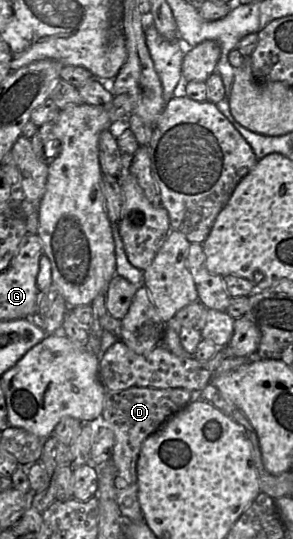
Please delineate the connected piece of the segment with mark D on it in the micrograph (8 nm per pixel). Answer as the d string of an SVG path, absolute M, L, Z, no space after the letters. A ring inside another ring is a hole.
M130 387L122 391L107 391L104 409L102 412L105 426L111 429L115 436L115 445L111 460L116 467L115 478L116 497L121 515L132 522L140 522L144 519L138 499L137 462L143 442L179 410L184 408L199 392L191 392L182 388L155 389L145 387Z

